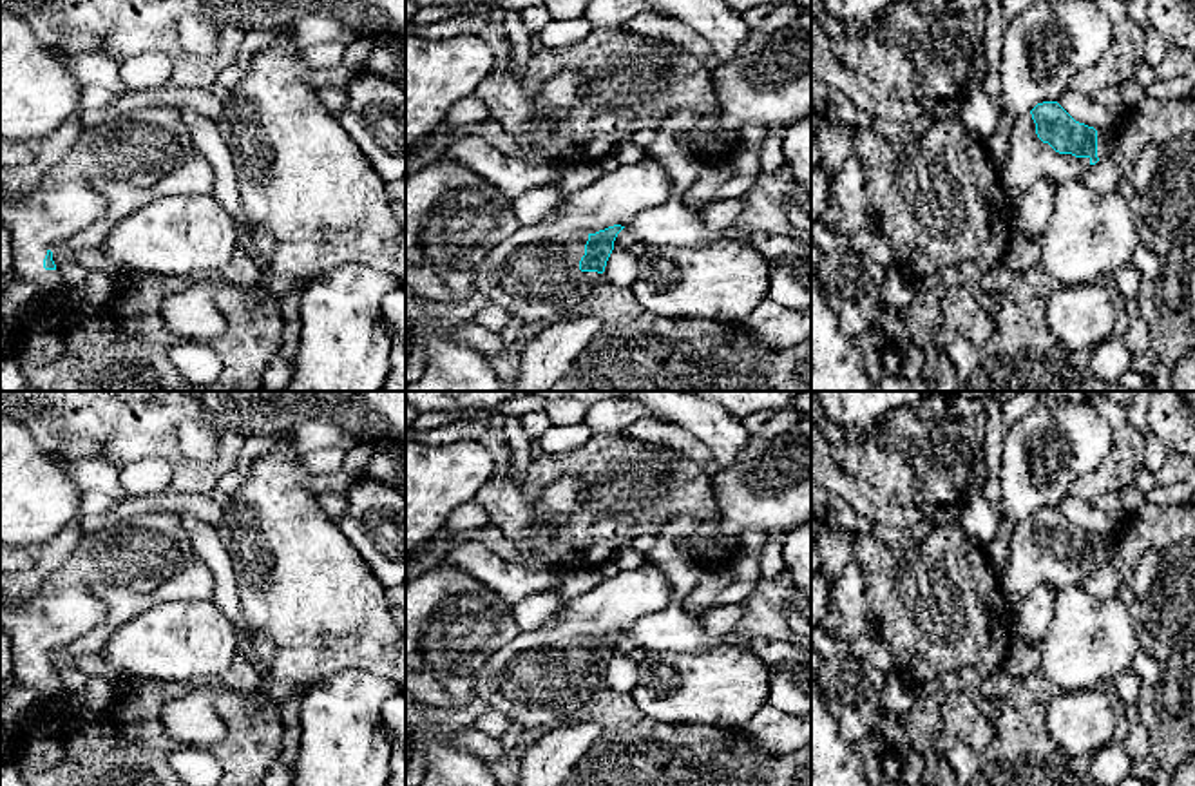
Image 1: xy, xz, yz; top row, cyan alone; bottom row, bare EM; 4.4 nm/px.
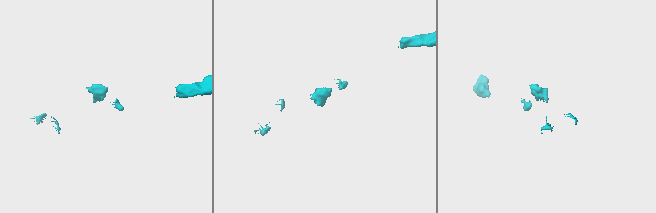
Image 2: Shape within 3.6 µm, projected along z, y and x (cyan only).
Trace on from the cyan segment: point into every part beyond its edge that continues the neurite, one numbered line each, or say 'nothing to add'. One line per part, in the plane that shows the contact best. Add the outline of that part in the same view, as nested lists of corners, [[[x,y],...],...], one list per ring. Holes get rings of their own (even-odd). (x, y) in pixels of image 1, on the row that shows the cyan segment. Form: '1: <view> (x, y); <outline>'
1: xz (535, 274); [[[650,156],[639,163],[619,165],[596,183],[563,196],[559,205],[541,221],[521,223],[507,239],[498,241],[473,268],[474,290],[523,322],[545,326],[572,315],[601,281],[601,273],[579,270],[588,235],[614,225],[626,226],[636,214],[670,201],[672,192],[670,176]]]

